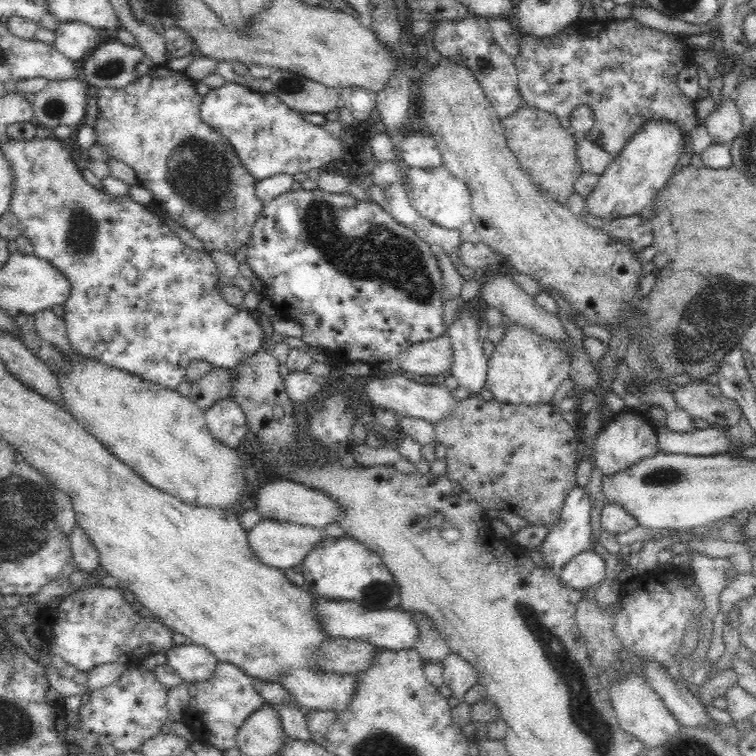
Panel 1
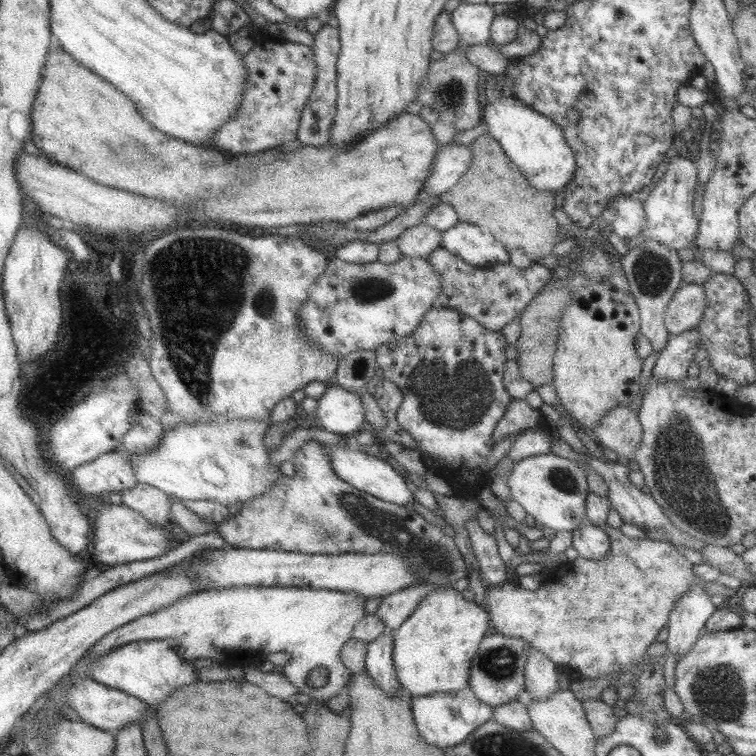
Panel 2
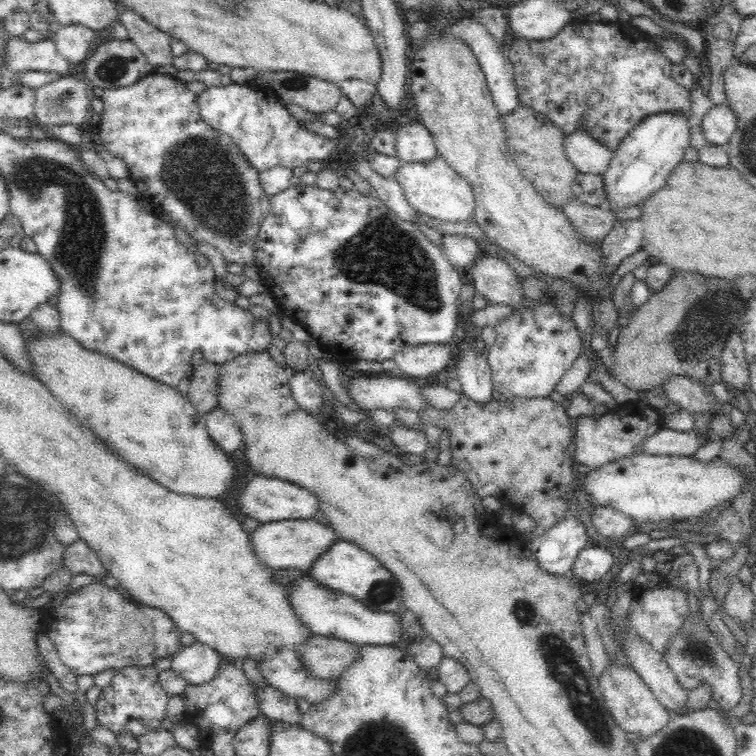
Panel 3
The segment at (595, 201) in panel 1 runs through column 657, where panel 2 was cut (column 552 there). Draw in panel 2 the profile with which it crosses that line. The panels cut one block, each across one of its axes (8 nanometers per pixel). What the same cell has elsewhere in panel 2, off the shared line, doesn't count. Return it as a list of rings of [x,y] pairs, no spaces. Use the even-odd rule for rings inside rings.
[[[505,92],[503,100],[495,100],[485,106],[481,122],[487,124],[487,132],[501,144],[511,164],[535,190],[557,196],[565,192],[569,182],[573,182],[573,174],[577,168],[575,154],[569,148],[559,124],[555,124],[551,118],[533,112]]]

